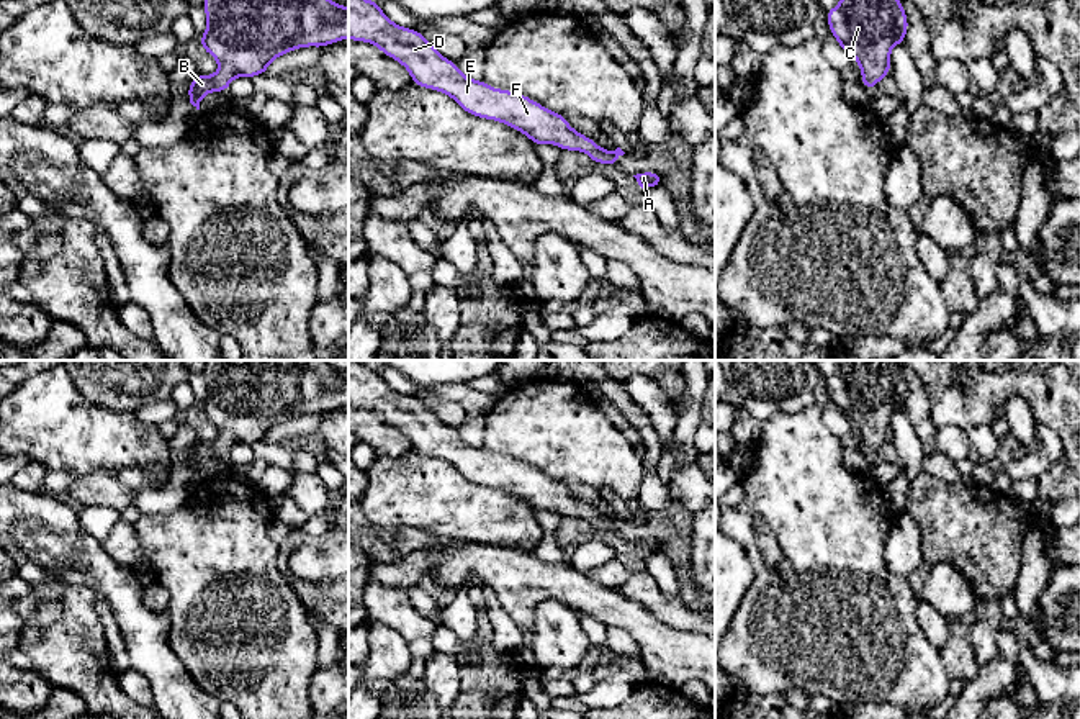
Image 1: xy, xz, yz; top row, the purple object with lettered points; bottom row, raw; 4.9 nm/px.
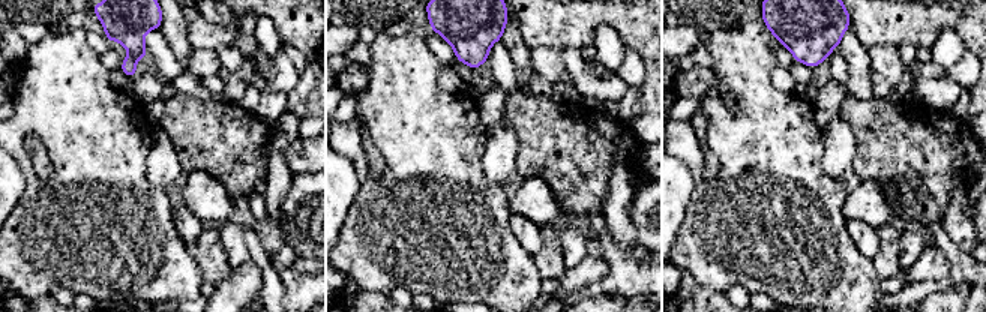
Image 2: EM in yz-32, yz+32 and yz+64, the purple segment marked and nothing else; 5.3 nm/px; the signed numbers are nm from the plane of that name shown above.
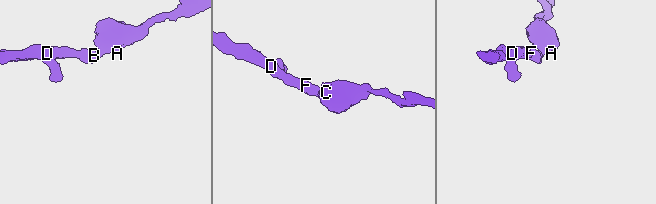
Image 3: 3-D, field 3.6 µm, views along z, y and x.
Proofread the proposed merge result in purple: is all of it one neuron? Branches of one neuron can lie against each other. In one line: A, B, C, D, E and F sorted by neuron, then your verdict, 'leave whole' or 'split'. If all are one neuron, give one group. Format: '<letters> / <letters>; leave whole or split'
A B C D E F; leave whole

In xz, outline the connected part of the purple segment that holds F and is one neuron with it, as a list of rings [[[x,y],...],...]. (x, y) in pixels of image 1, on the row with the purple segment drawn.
[[[349,0],[349,39],[375,44],[401,62],[416,85],[450,95],[466,113],[497,120],[524,133],[535,146],[556,144],[563,151],[583,151],[592,162],[615,167],[625,154],[620,147],[612,152],[599,147],[596,141],[574,131],[563,115],[525,95],[468,79],[458,64],[447,61],[421,31],[393,23],[378,2]]]

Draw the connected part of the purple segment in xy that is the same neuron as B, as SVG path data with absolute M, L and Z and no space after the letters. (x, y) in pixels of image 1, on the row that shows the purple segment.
M205 0L203 10L208 28L200 36L201 47L218 61L219 72L196 74L188 85L188 100L196 110L208 92L229 90L229 82L236 77L265 74L281 54L306 46L322 49L349 38L349 8L332 0Z

